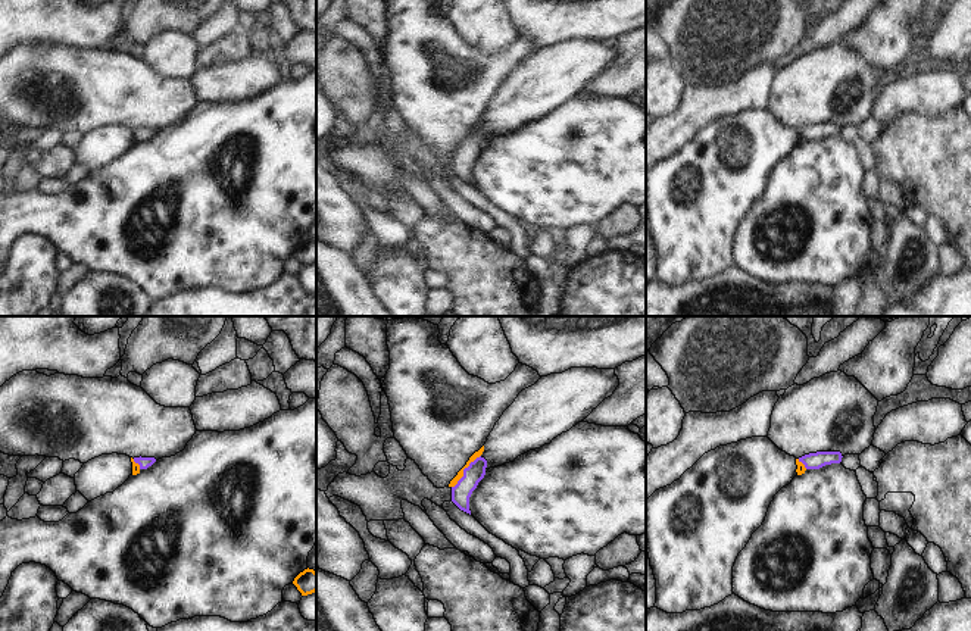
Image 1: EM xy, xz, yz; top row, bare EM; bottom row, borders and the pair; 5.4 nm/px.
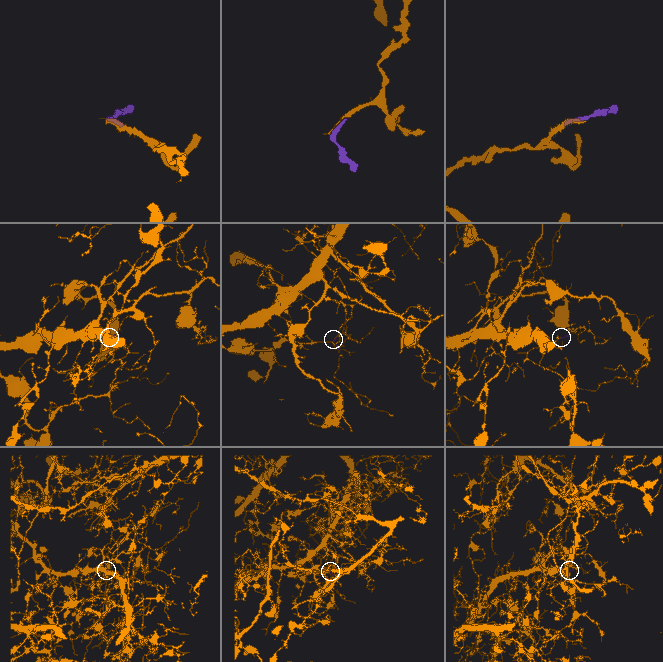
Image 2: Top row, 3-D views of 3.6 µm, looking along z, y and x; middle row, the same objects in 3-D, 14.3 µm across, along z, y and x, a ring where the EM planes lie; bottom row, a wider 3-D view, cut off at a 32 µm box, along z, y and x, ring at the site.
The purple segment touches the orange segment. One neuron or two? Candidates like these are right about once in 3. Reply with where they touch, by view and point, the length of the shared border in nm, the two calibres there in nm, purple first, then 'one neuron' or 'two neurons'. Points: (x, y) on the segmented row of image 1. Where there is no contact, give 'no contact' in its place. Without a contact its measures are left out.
contact xz (464, 471); length 240 nm; calibres 110 and 40 nm; one neuron

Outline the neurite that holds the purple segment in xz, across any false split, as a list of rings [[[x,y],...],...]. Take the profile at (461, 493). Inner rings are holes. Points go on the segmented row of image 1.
[[[484,446],[469,457],[466,465],[449,484],[452,488],[452,502],[469,515],[469,497],[486,475],[487,460],[481,456],[483,452]]]

